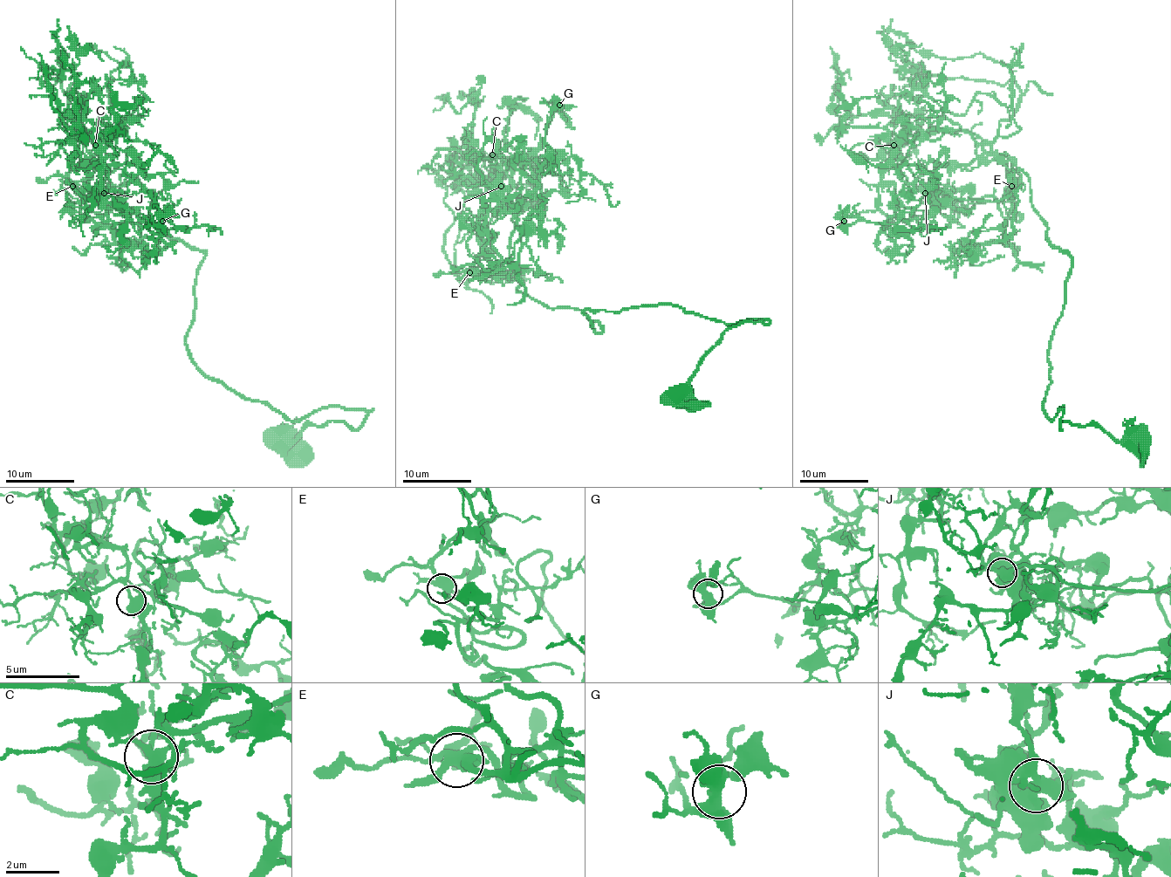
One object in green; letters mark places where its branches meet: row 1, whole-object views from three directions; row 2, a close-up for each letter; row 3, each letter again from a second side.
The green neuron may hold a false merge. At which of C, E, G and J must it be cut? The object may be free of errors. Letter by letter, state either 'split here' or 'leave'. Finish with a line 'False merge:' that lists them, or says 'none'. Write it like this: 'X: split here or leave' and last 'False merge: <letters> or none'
C: leave
E: leave
G: leave
J: split here
False merge: J

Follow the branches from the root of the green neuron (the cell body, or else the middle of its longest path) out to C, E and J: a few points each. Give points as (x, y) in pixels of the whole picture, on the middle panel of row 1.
C: (681, 393), (726, 331), (769, 322), (588, 308), (597, 332), (576, 308), (517, 292), (490, 272), (492, 154)
E: (681, 393), (726, 331), (769, 322), (588, 308), (597, 332), (505, 274), (469, 272)
J: (681, 393), (726, 331), (769, 322), (588, 308), (597, 332), (517, 292), (519, 210), (500, 186)

